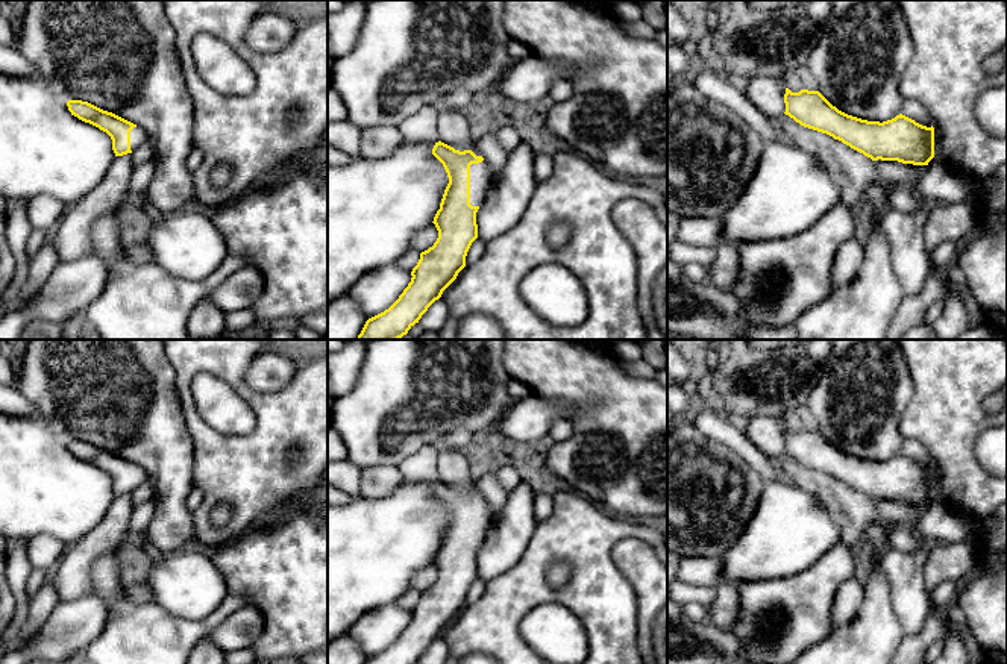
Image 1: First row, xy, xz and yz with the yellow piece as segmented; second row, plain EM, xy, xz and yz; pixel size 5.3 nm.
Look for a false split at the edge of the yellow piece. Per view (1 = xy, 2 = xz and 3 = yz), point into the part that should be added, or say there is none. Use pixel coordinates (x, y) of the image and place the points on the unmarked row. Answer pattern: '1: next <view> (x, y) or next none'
1: next xy (138, 476)
2: next xz (479, 517)
3: next none

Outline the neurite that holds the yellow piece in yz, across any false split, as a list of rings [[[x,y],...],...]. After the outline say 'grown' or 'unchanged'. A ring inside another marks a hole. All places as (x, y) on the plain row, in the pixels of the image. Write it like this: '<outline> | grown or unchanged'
[[[786,428],[786,455],[804,467],[827,473],[872,500],[898,500],[902,503],[928,505],[934,497],[934,467],[927,467],[899,453],[887,461],[867,461],[848,455],[833,446],[819,431],[801,429],[792,432]]] | unchanged

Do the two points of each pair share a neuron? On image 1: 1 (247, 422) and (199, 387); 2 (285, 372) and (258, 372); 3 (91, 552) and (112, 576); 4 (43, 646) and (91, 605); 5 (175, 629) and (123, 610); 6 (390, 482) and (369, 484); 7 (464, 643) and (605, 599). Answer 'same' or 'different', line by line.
1: same
2: same
3: different
4: same
5: same
6: same
7: same

